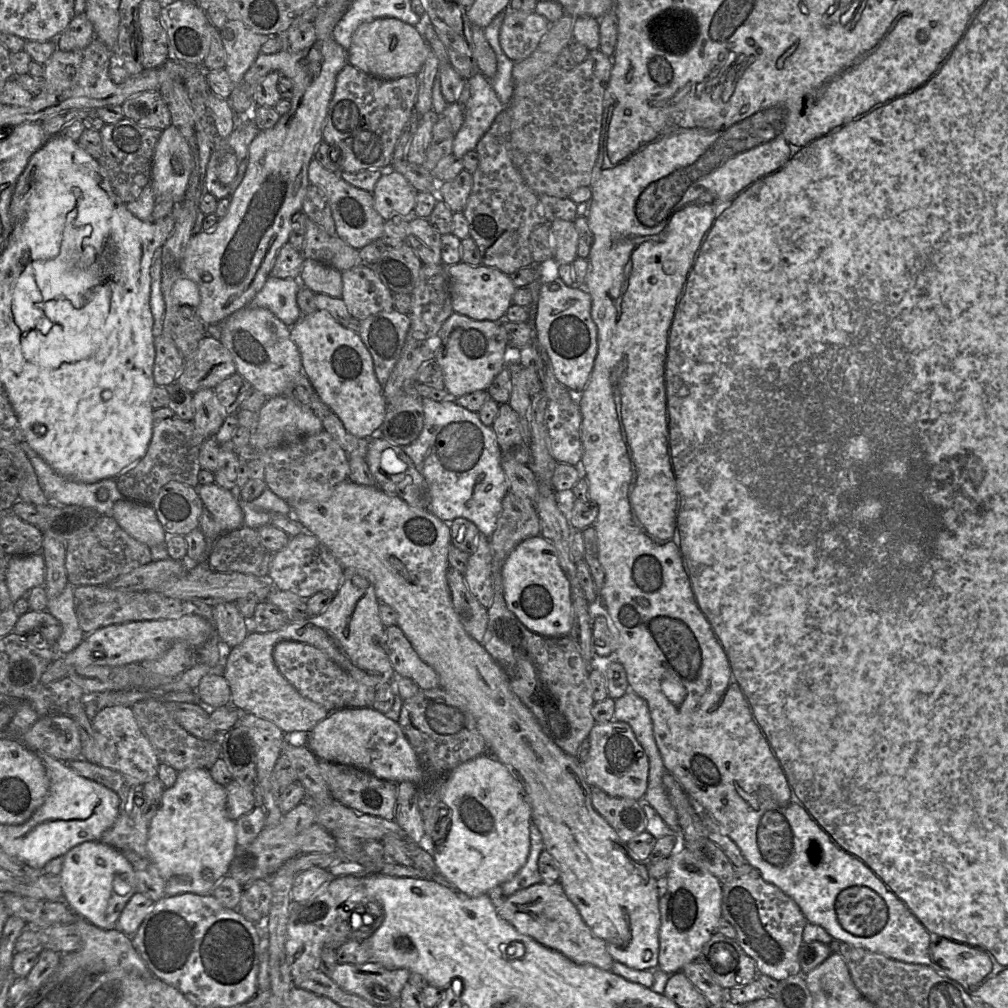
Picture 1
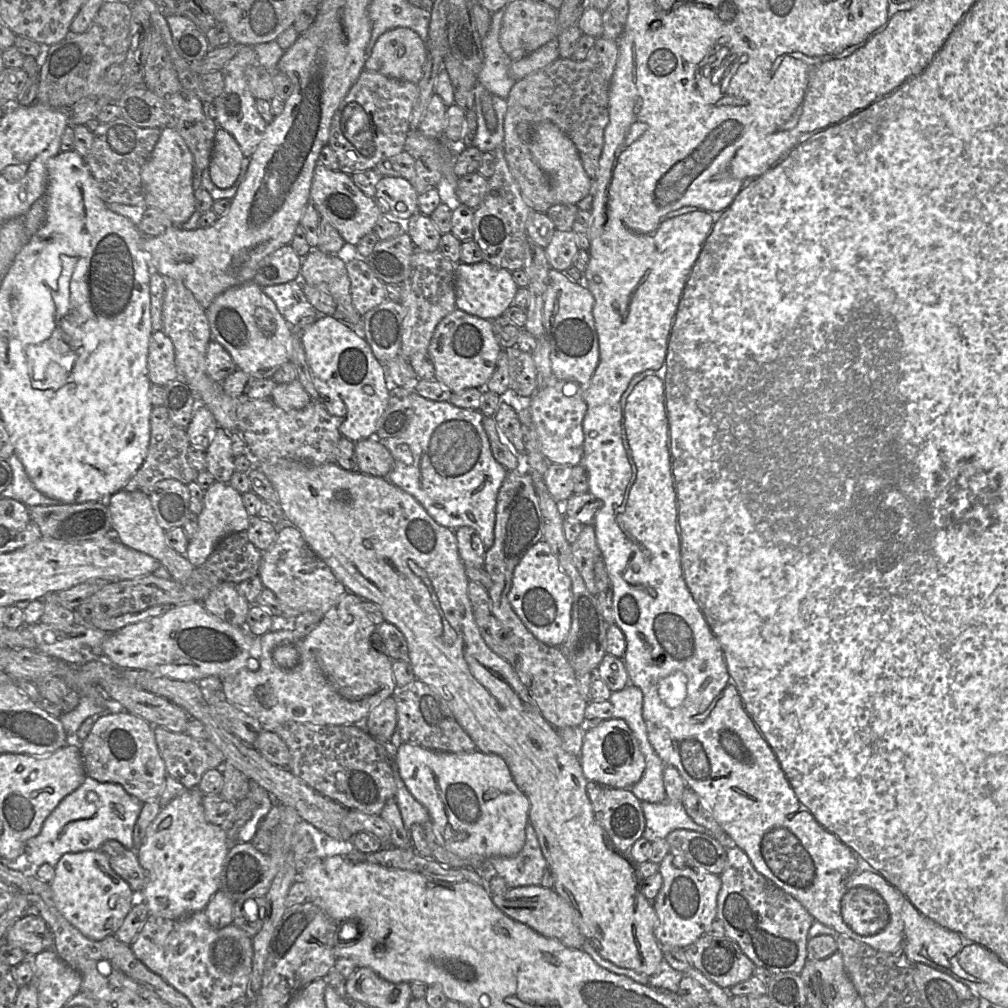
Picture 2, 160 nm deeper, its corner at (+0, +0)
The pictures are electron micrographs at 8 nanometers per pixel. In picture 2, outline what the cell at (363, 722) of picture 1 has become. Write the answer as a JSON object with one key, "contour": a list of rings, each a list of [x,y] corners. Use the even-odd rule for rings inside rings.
{"contour":[[[401,743],[394,763],[406,788],[427,809],[436,834],[436,843],[447,851],[465,859],[488,860],[495,856],[514,856],[523,848],[530,803],[515,784],[506,762],[499,755],[477,749],[466,753],[437,752]]]}

